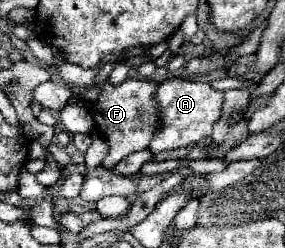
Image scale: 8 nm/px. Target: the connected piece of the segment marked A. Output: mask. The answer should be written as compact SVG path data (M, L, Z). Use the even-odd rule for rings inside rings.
M171 78L157 86L155 100L159 106L159 118L157 118L157 130L153 134L149 148L153 154L159 154L165 150L193 146L199 140L209 138L213 124L221 116L223 92L213 90L207 82L189 82L189 80L181 80L181 78Z

